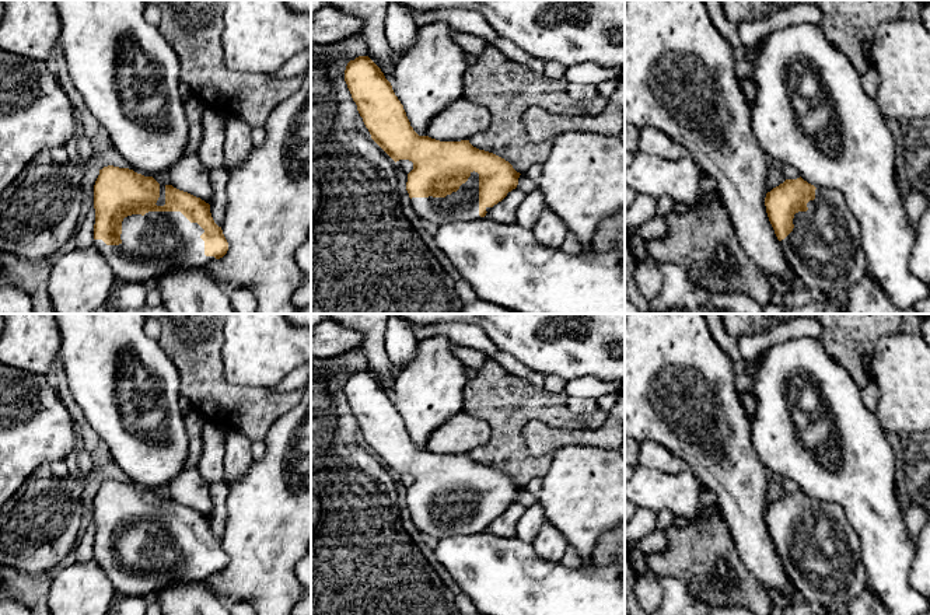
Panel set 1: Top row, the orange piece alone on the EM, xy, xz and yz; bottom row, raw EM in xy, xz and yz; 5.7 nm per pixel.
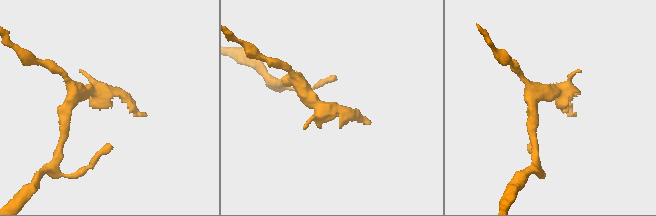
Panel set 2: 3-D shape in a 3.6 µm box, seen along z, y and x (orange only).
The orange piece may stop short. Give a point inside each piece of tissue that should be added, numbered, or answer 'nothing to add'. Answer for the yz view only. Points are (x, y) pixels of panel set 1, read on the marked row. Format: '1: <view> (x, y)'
1: yz (824, 251)

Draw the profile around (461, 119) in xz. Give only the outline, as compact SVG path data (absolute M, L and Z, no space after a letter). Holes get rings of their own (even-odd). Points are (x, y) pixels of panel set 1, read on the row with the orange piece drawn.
M461 97L430 120L426 136L440 141L469 140L486 132L490 122L492 113L487 108Z

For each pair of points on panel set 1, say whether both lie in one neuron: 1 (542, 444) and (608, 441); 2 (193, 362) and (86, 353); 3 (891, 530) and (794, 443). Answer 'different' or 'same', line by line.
1: same
2: different
3: same

